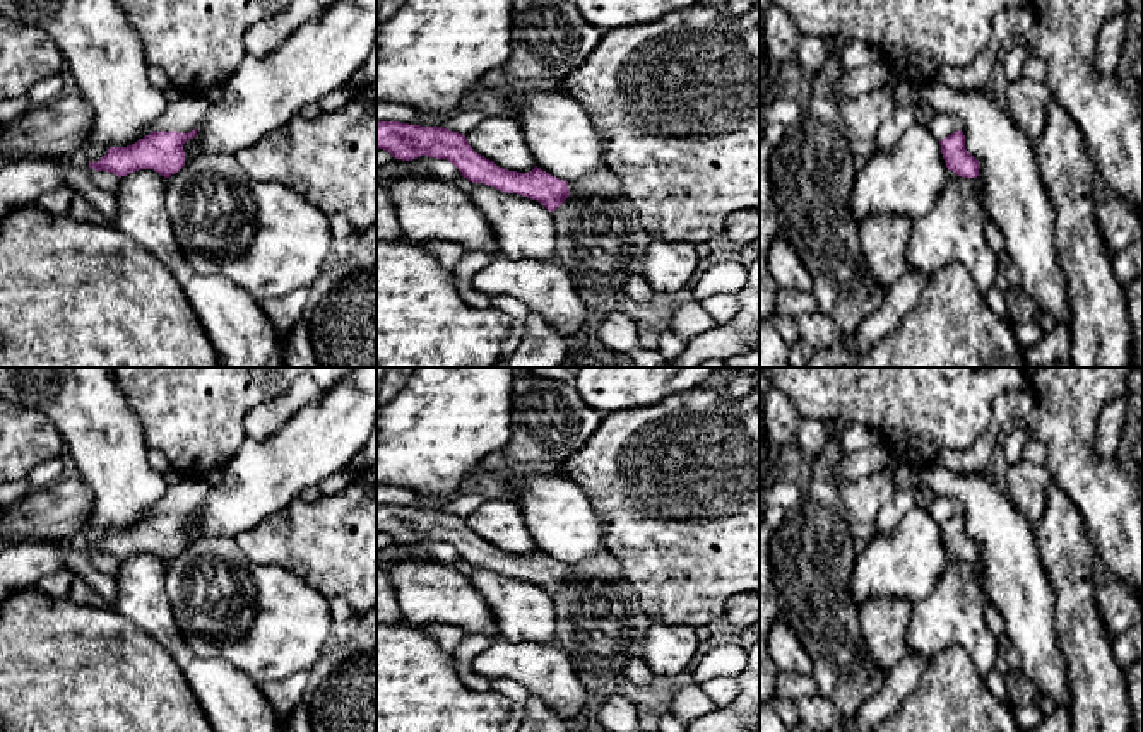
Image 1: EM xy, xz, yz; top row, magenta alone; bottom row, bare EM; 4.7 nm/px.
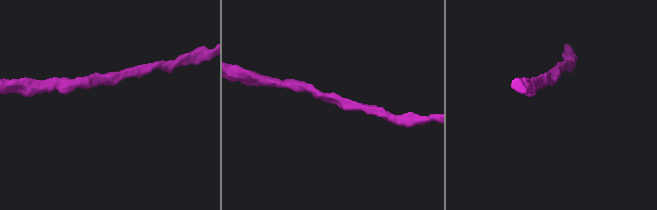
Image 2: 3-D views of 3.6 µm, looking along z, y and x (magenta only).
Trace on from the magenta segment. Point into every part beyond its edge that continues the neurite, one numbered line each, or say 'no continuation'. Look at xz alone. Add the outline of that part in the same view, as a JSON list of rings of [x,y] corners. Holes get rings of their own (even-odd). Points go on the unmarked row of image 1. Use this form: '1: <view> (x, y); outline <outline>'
no continuation

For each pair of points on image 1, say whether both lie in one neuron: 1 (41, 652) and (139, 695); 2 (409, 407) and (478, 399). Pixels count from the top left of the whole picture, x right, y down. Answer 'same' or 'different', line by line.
1: same
2: same

